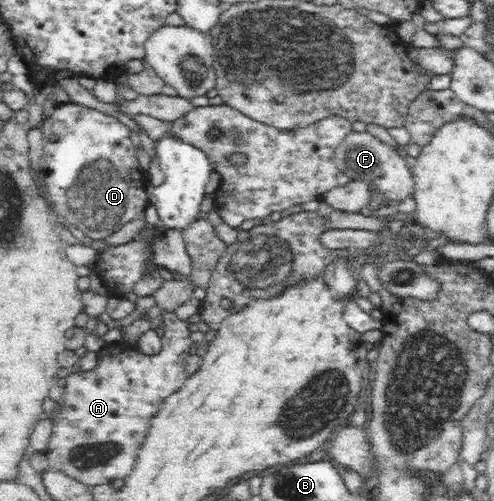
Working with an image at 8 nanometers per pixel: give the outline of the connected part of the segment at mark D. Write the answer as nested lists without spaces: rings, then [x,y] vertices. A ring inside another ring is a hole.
[[[68,102],[58,104],[52,115],[43,121],[41,131],[44,147],[38,167],[48,194],[55,204],[56,214],[61,219],[74,225],[91,240],[100,241],[144,215],[150,205],[145,186],[148,181],[146,174],[141,171],[138,153],[132,142],[132,129],[128,125],[102,111]]]

